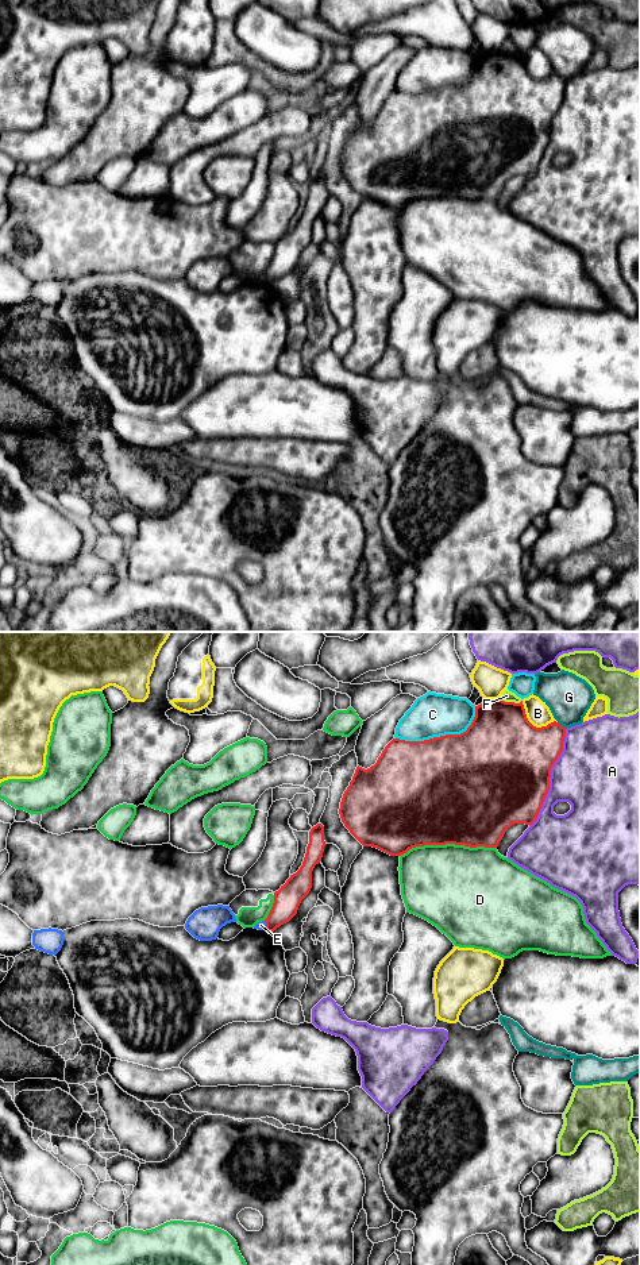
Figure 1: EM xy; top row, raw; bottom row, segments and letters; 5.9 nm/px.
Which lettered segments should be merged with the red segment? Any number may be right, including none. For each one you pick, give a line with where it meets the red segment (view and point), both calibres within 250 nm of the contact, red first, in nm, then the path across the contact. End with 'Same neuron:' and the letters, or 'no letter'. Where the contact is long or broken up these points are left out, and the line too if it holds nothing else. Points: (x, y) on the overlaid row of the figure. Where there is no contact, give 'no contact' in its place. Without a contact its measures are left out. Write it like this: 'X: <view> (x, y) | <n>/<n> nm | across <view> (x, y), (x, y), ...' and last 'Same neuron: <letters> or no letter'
Same neuron: no letter

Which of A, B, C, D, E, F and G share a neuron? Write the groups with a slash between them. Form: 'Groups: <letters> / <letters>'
Groups: A / B / C / D / E / F / G

